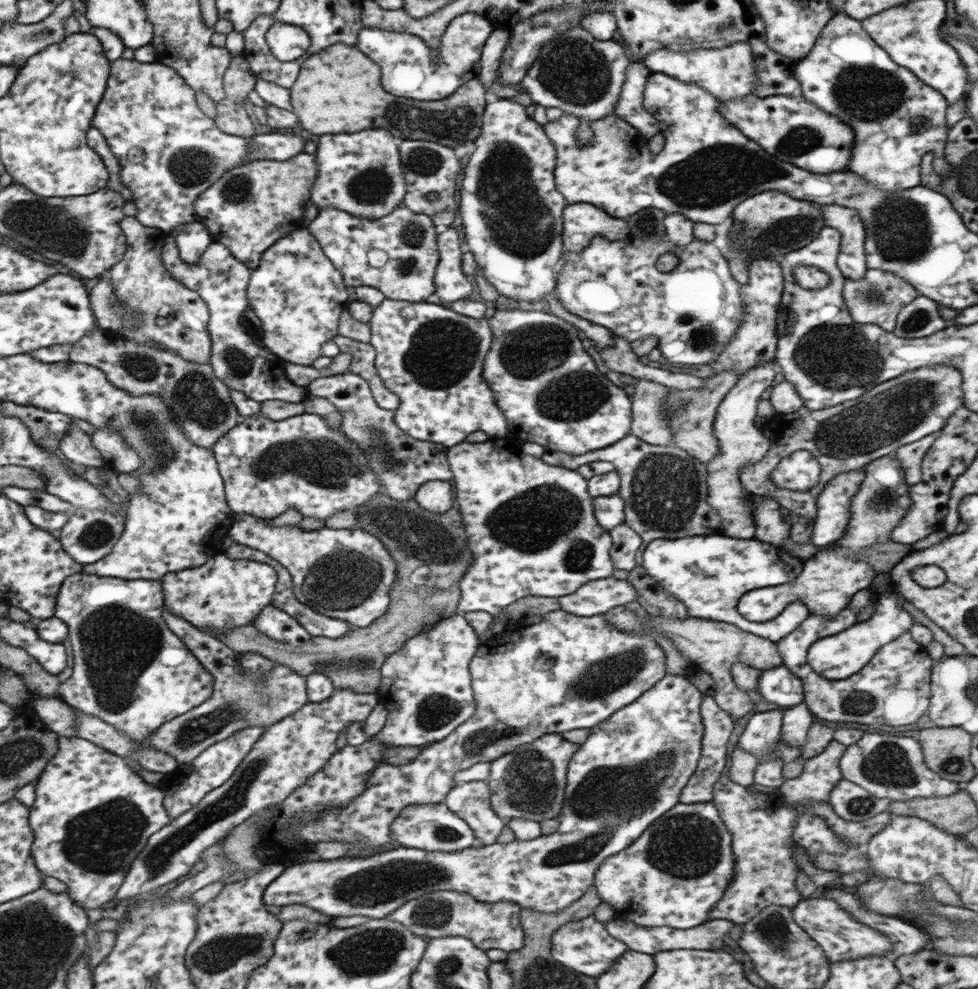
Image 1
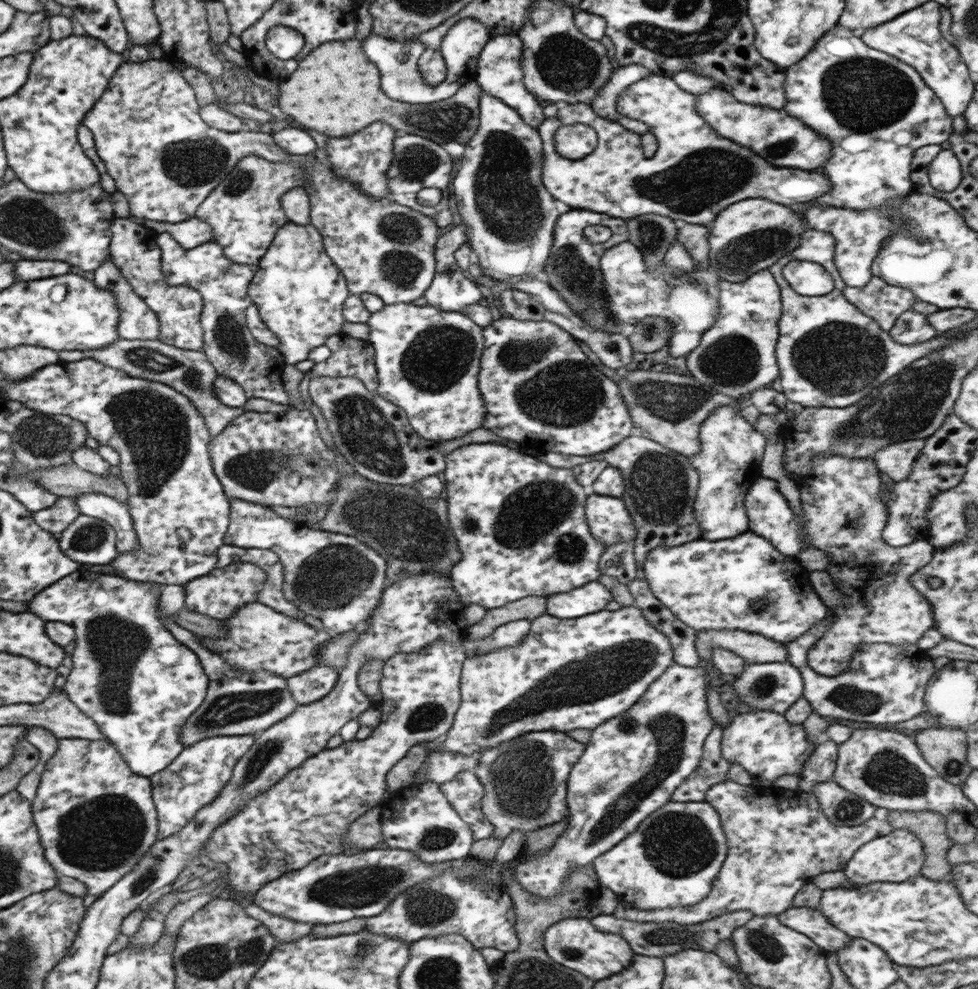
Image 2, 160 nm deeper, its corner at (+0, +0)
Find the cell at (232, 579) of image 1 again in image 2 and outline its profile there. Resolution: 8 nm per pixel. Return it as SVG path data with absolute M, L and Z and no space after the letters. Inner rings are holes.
M234 562L223 568L215 566L208 574L182 585L184 608L189 609L189 612L197 612L197 614L203 614L207 618L223 622L227 618L231 618L241 605L249 604L255 600L264 580L265 573L254 564Z

